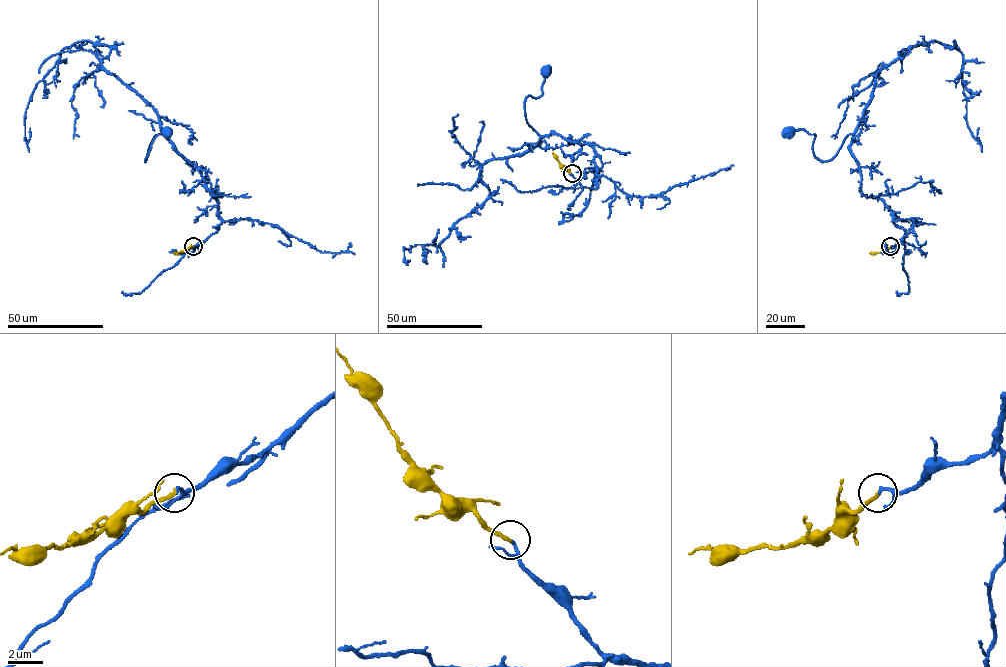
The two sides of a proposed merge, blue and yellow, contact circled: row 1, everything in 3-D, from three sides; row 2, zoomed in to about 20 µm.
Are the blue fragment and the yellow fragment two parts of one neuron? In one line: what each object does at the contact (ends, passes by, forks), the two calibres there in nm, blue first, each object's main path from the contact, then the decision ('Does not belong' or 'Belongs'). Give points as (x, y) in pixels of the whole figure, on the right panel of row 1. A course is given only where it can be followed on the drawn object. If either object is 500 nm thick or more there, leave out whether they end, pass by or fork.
At the ring blue passes by. At the ring yellow ends. Thickness 120 nm (blue) against 220 nm. Course of blue: (891, 246), (906, 231), (884, 202), (861, 190), (853, 134), (821, 161), (814, 134), (788, 134). Course of yellow: (891, 246), (881, 252), (869, 253). Belongs

